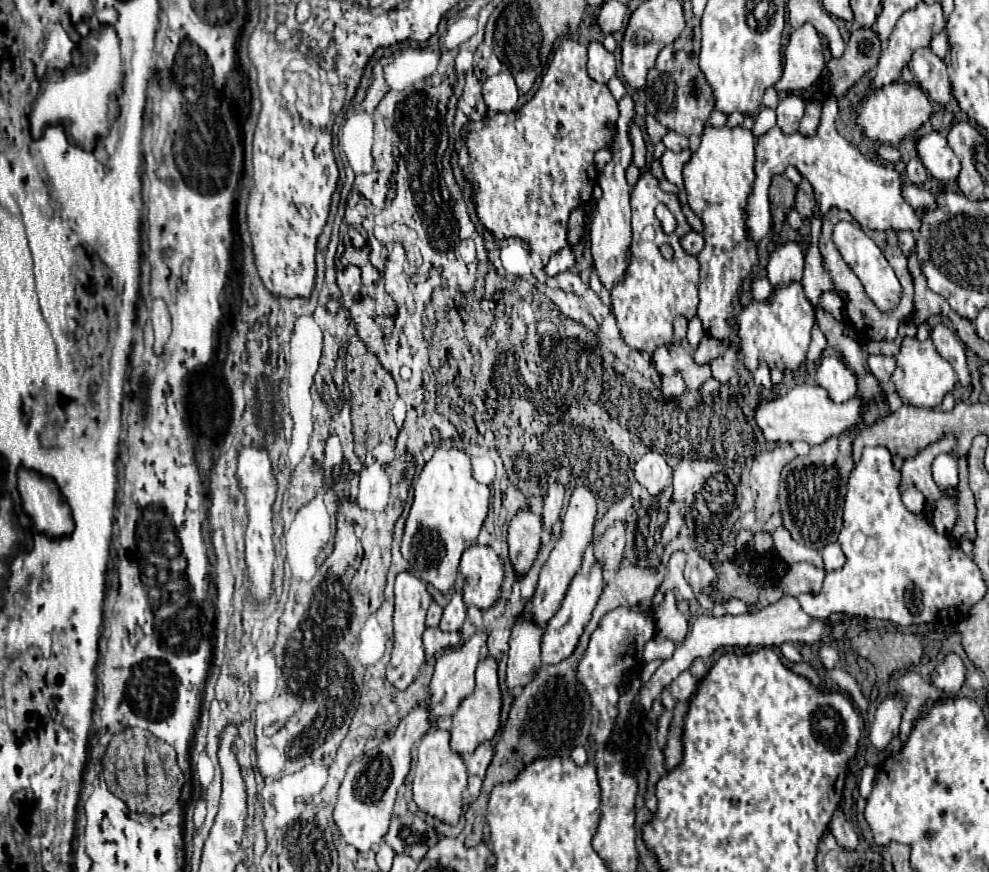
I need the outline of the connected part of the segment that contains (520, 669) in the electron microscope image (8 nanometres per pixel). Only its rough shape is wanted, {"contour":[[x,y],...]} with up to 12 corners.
{"contour":[[515,624],[509,640],[505,684],[525,686],[541,666],[543,628]]}

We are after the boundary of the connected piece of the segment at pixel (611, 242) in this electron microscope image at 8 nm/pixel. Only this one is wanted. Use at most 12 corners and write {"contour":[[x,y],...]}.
{"contour":[[619,100],[613,160],[599,170],[603,198],[589,228],[593,266],[607,290],[631,256],[633,100]]}

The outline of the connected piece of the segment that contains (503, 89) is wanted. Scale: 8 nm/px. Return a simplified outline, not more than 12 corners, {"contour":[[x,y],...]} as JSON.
{"contour":[[511,72],[483,82],[491,112],[511,112],[519,90]]}

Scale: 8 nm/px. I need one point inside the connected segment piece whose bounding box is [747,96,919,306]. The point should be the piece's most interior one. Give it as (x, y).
(841, 176)

